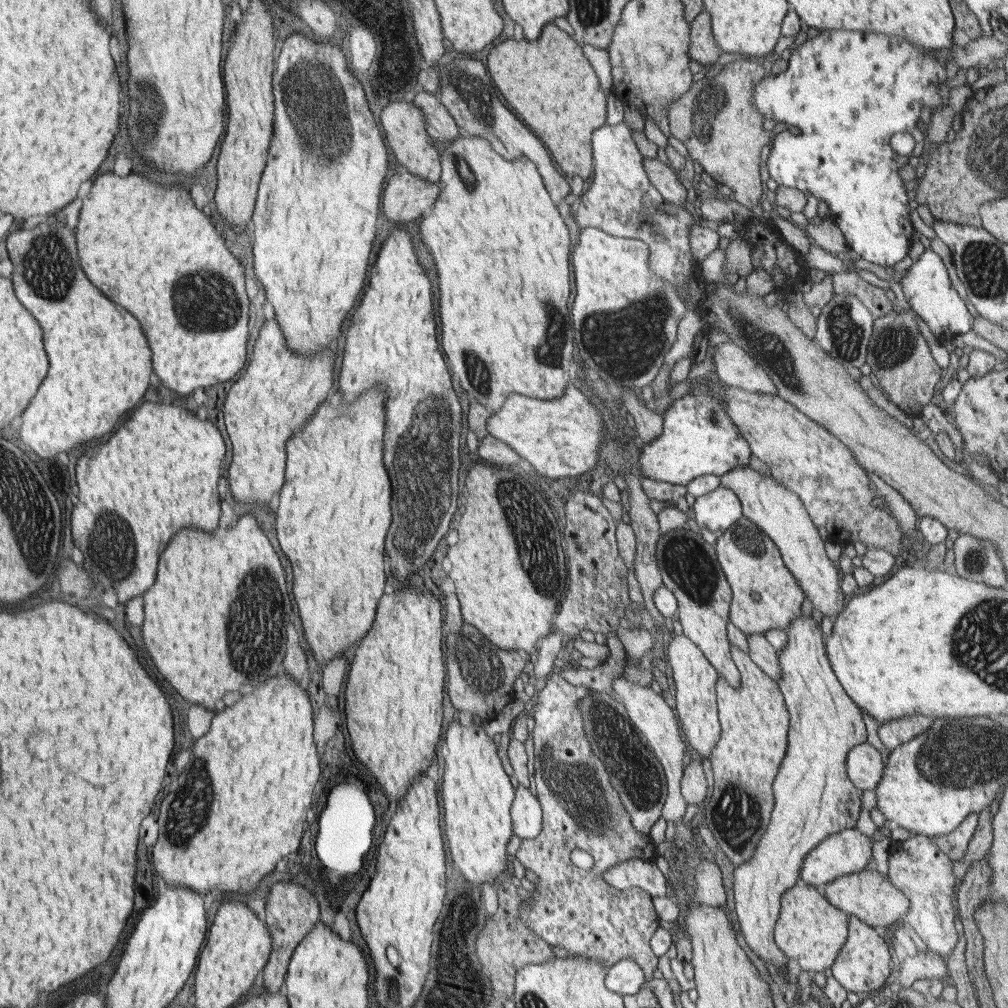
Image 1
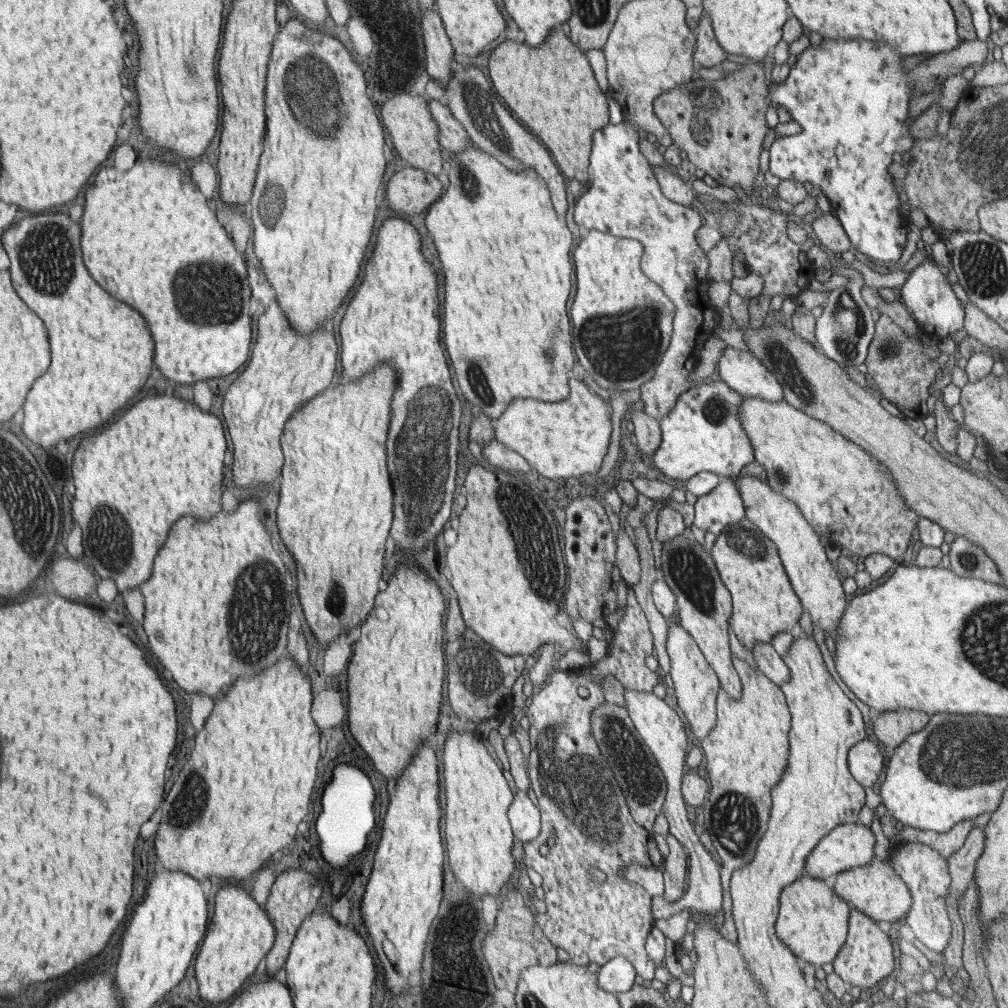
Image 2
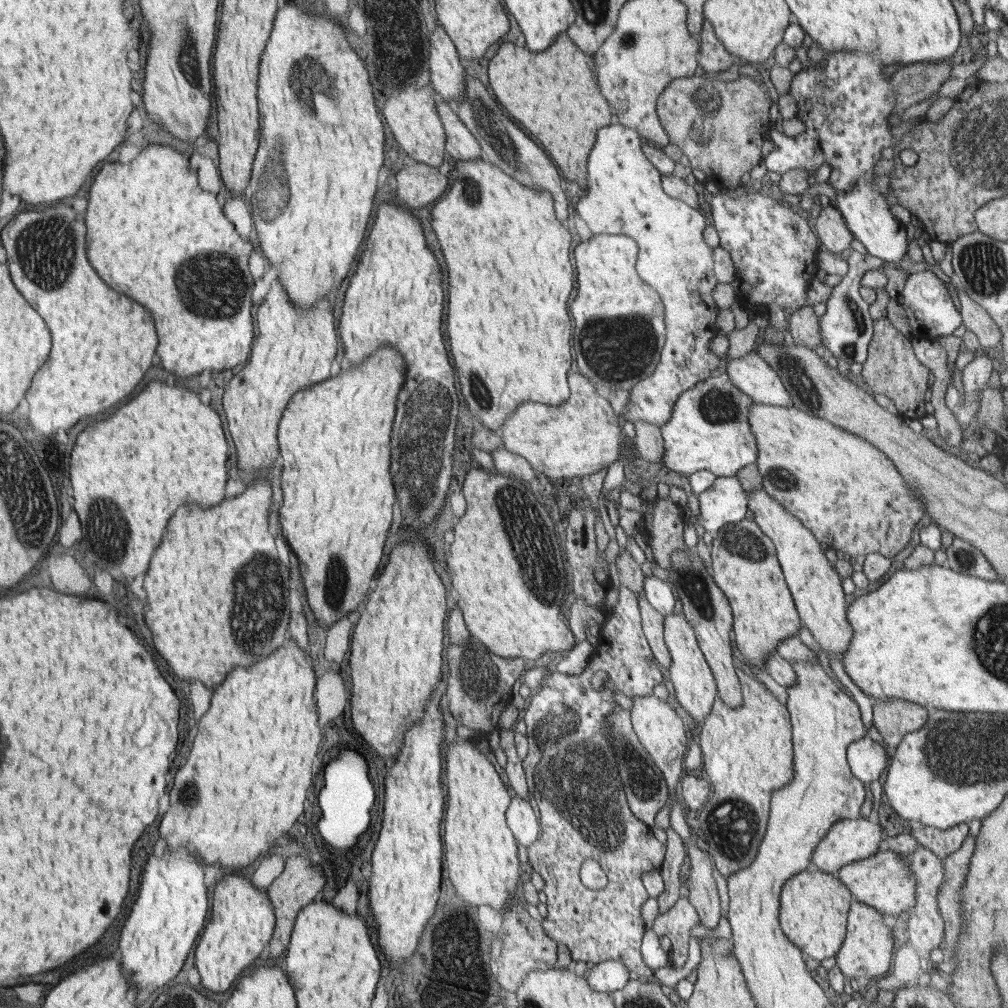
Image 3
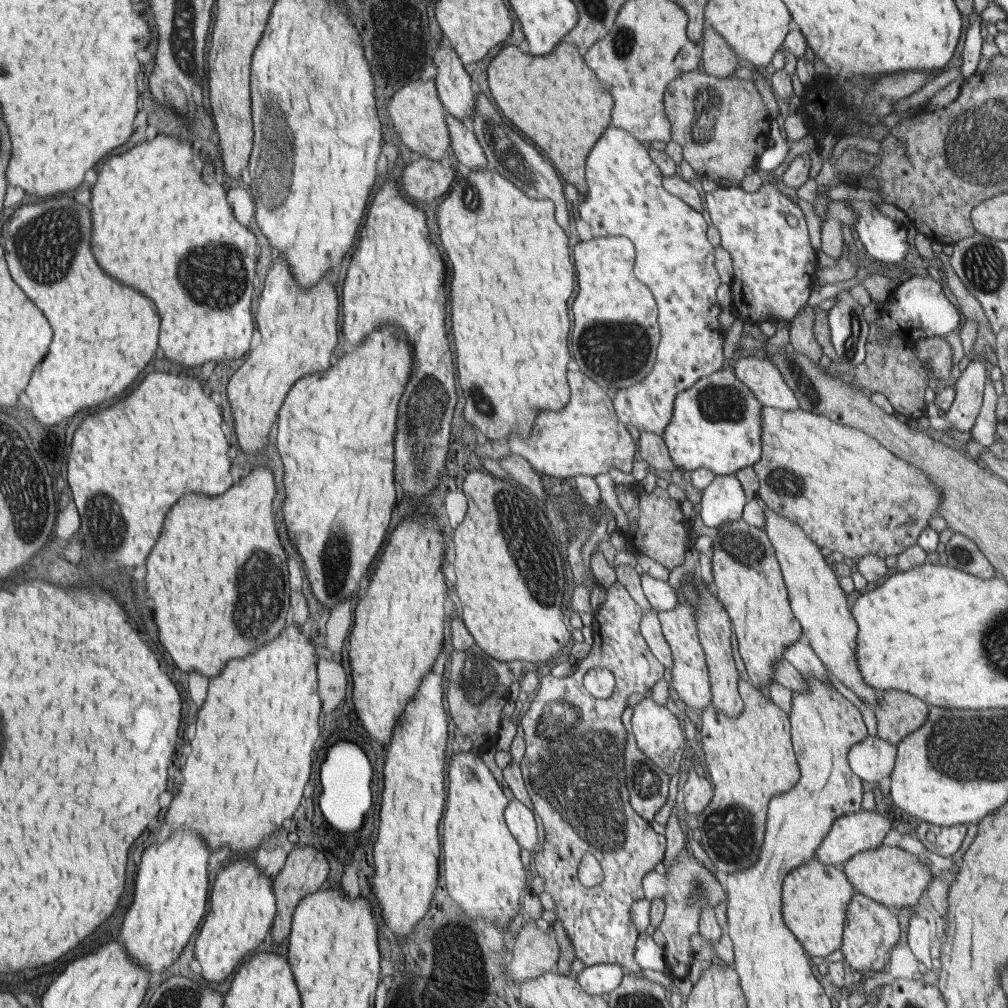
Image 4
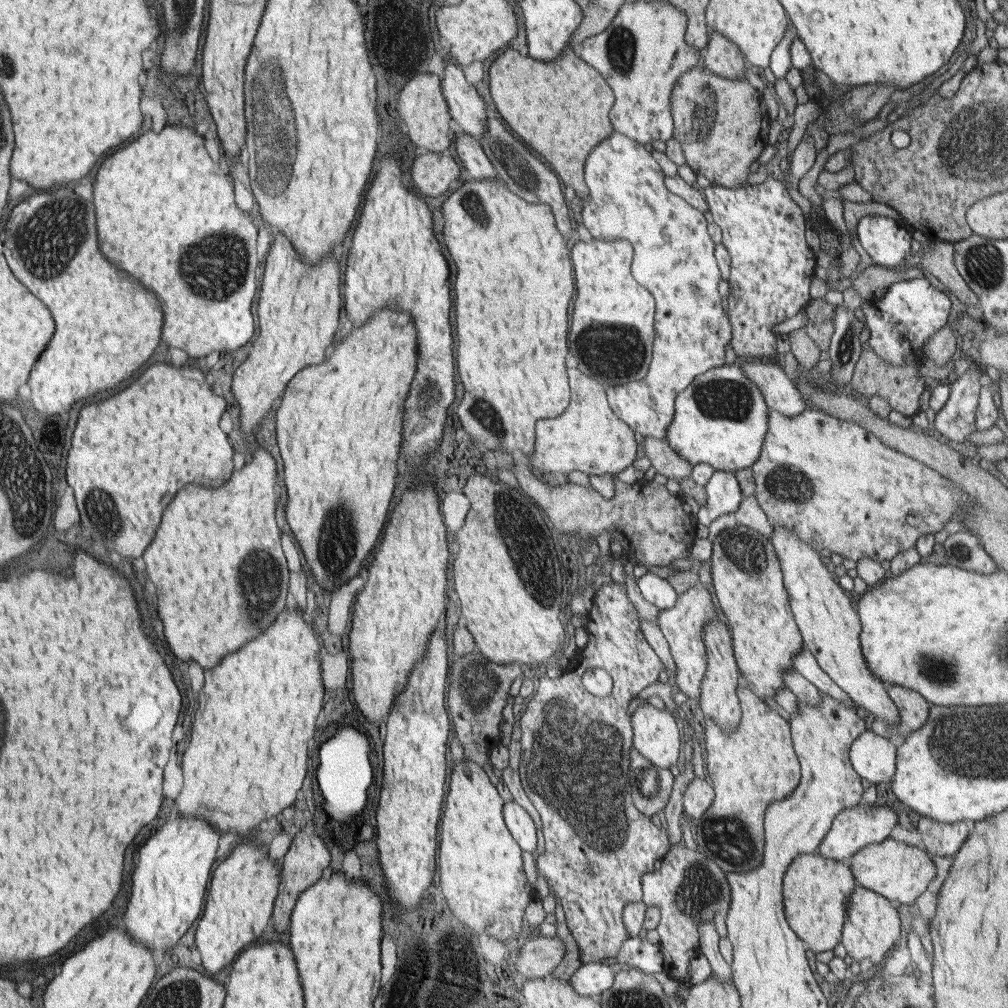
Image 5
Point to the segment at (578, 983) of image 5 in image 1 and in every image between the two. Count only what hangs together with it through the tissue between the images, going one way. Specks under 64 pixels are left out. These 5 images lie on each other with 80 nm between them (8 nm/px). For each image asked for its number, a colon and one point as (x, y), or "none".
1: (625, 977)
2: (618, 975)
3: (607, 977)
4: (601, 979)

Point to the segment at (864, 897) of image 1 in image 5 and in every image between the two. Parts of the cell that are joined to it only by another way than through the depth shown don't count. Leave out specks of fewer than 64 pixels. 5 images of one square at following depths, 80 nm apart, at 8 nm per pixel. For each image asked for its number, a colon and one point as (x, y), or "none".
2: (874, 889)
3: (884, 882)
4: (897, 879)
5: (899, 872)

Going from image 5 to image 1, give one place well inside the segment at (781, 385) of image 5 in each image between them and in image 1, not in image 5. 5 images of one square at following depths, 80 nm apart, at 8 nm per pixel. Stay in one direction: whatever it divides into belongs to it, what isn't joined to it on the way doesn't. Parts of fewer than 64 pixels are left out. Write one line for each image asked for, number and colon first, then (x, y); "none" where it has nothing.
1: (735, 367)
2: (743, 372)
3: (751, 374)
4: (756, 372)

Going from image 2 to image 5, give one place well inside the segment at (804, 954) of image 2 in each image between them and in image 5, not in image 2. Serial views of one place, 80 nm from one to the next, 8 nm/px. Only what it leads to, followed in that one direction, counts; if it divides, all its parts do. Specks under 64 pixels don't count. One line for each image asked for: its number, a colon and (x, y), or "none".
3: (814, 907)
4: (816, 896)
5: (816, 891)

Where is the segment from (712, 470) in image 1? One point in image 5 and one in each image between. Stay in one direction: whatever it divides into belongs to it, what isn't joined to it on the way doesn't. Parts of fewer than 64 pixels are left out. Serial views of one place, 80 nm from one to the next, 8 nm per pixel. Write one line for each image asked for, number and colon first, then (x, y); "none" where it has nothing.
2: (703, 432)
3: (709, 430)
4: (716, 423)
5: (721, 419)

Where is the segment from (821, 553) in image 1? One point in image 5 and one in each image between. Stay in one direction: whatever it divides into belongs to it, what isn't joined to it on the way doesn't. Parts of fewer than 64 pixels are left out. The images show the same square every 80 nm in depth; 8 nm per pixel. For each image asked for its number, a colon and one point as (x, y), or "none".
2: (819, 585)
3: (814, 583)
4: (817, 600)
5: (830, 627)

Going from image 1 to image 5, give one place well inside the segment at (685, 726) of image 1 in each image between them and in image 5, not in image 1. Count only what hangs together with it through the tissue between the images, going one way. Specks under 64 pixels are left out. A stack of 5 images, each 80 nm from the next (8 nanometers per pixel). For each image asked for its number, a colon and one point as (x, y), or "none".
2: (696, 685)
3: (695, 687)
4: (689, 675)
5: (682, 625)

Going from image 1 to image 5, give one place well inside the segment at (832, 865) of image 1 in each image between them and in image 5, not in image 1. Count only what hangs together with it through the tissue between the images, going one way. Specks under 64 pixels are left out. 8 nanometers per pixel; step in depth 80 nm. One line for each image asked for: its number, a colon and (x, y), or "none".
2: (848, 846)
3: (849, 840)
4: (850, 834)
5: (853, 829)

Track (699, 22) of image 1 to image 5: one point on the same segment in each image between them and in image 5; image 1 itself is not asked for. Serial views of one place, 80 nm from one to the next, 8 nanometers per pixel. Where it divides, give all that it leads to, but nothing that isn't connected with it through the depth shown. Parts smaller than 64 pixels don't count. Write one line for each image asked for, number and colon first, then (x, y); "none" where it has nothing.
2: (707, 52)
3: (713, 55)
4: (718, 58)
5: (721, 56)

